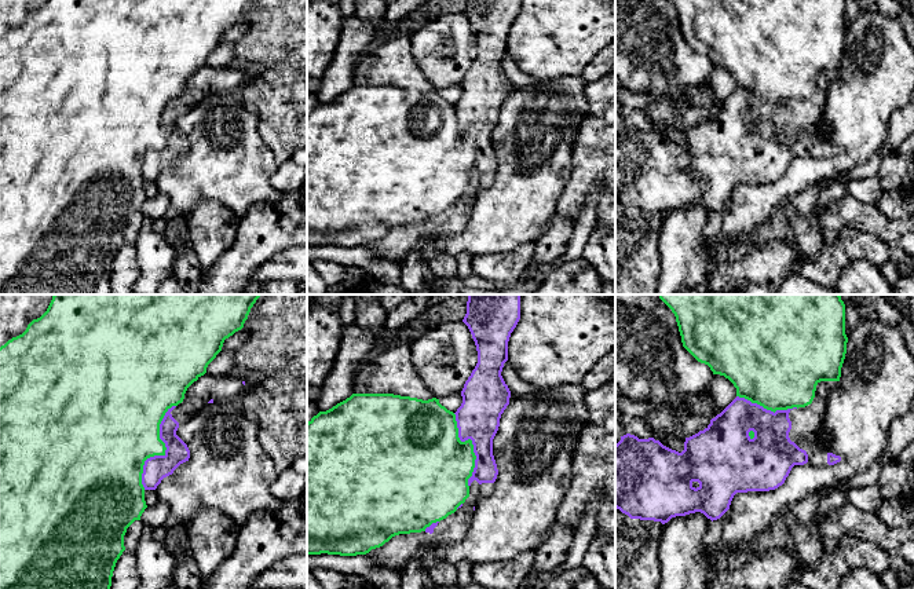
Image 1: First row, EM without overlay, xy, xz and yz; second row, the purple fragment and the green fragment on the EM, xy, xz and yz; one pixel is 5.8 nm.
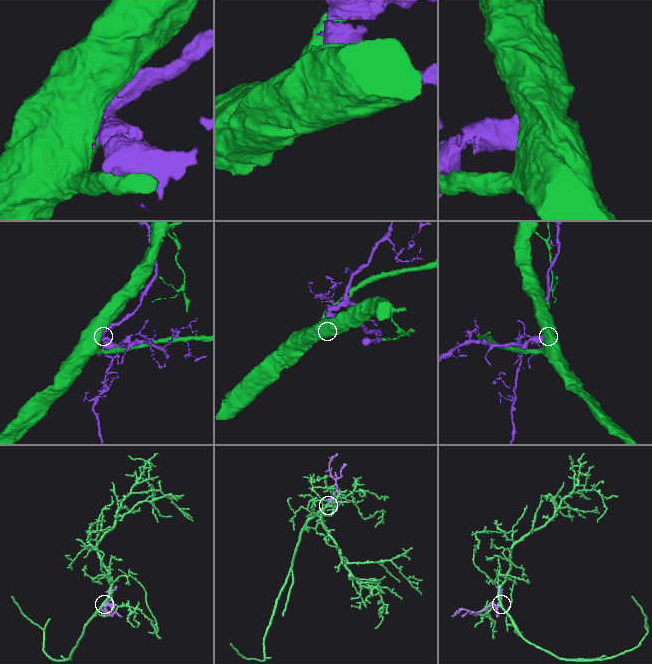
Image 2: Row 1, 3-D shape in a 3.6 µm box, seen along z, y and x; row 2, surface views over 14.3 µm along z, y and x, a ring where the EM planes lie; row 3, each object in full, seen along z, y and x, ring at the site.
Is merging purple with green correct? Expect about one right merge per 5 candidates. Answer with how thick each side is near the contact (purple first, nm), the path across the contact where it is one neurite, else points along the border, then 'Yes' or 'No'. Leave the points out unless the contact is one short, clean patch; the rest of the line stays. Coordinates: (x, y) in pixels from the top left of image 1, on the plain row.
Thickness 150 nm (purple) against 380 nm. No

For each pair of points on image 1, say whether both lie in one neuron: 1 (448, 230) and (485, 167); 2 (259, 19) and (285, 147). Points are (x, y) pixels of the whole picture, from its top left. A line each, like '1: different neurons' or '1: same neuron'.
1: same neuron
2: same neuron

